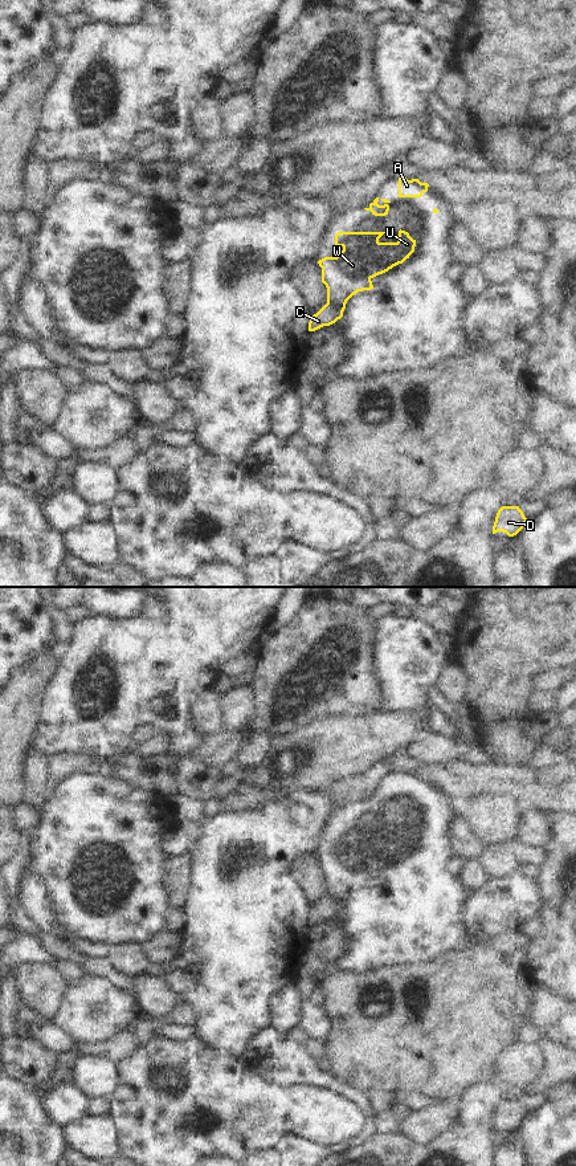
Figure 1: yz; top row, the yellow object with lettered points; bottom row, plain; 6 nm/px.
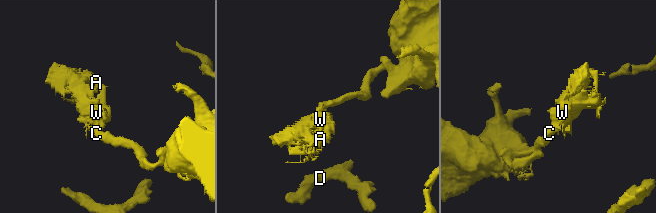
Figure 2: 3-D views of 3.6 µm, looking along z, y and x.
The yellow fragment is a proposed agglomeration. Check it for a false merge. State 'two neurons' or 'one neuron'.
two neurons

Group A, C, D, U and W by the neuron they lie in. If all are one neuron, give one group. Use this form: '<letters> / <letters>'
A U W / C D

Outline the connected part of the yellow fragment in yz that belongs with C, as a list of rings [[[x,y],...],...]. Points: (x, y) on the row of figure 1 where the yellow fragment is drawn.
[[[327,301],[327,303],[309,322],[309,331],[315,331],[323,326],[330,326],[343,317],[343,307]]]

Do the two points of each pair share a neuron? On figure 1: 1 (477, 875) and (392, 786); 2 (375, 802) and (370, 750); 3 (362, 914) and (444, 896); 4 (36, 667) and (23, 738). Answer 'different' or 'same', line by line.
1: different
2: different
3: same
4: same

